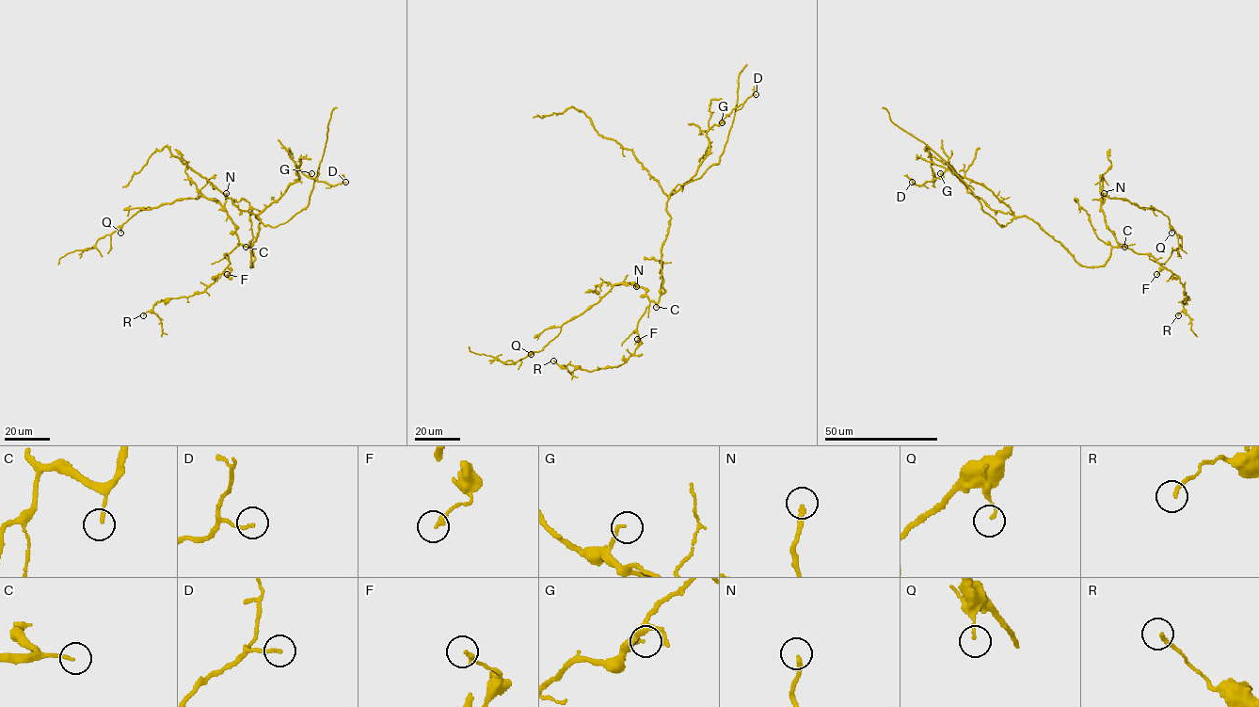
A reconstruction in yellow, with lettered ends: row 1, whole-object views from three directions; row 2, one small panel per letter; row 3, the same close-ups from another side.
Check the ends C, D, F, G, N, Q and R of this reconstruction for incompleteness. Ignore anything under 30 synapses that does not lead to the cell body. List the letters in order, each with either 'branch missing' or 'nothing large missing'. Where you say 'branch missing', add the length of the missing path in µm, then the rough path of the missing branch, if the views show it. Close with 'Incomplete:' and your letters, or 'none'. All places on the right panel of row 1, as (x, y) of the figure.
C: branch missing; about 40 µm are missing; missing branch runs (1124, 247), (1140, 255), (1123, 267)
D: nothing large missing
F: nothing large missing
G: nothing large missing
N: branch missing; about 30 µm are missing; missing branch runs (1104, 193), (1096, 180), (1059, 166)
Q: nothing large missing
R: nothing large missing
Incomplete: C, N

